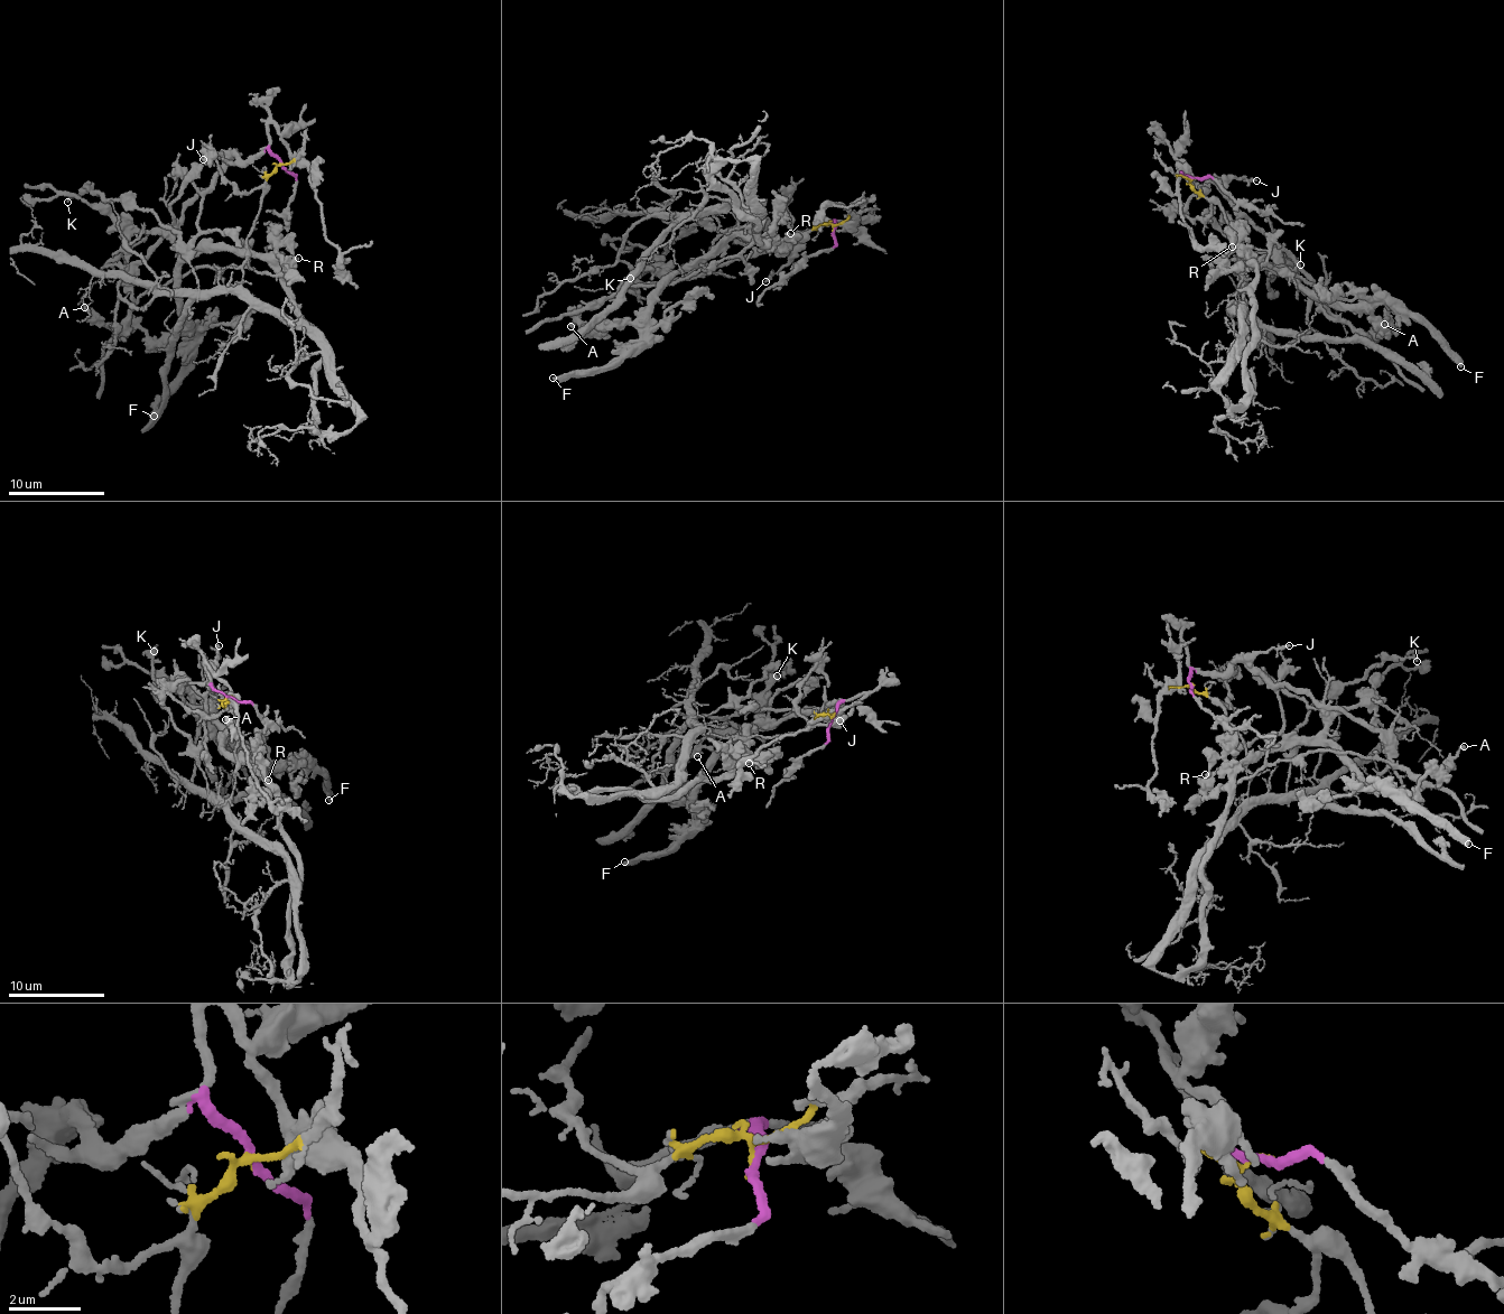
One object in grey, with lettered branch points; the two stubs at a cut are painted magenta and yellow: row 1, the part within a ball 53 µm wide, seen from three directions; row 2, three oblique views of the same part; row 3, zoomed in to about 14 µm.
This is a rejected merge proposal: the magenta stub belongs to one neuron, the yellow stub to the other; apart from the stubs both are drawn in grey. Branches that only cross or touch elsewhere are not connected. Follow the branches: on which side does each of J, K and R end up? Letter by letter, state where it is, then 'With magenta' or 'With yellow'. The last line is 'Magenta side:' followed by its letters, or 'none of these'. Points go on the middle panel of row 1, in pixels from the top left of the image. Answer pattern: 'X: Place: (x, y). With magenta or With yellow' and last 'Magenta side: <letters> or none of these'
J: Place: (766, 281). With magenta
K: Place: (630, 278). With magenta
R: Place: (790, 233). With yellow
Magenta side: J, K

